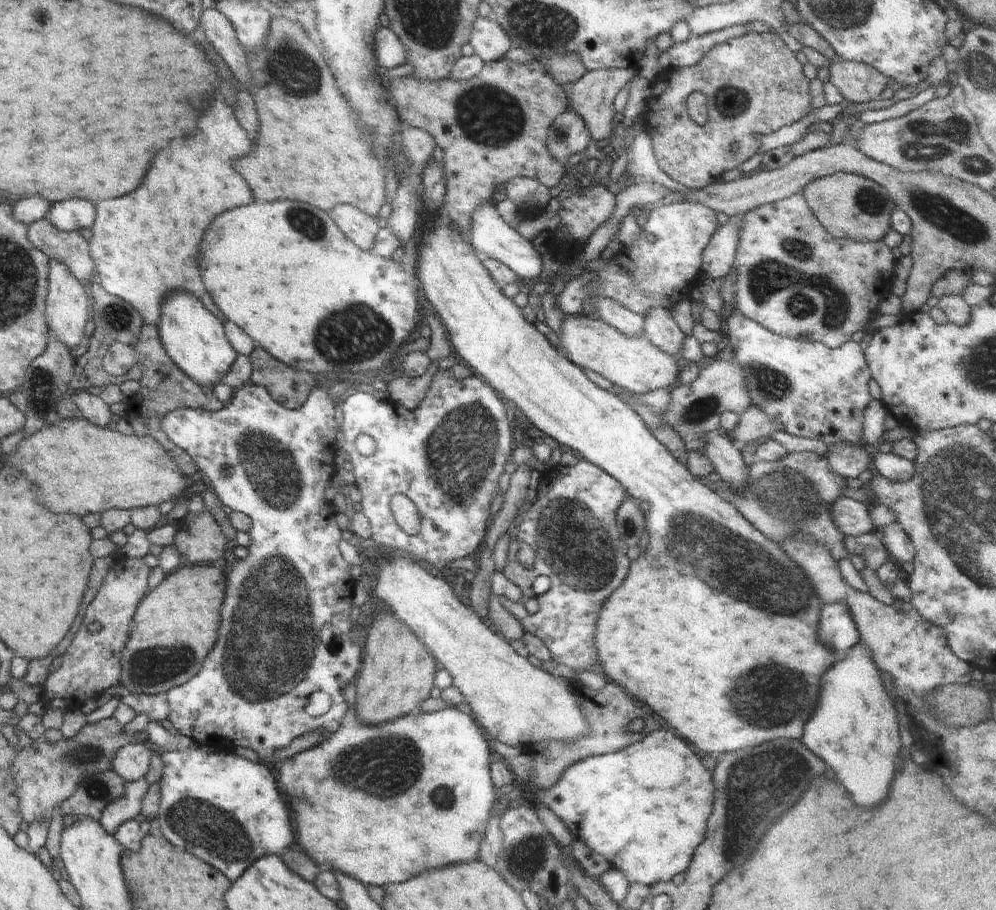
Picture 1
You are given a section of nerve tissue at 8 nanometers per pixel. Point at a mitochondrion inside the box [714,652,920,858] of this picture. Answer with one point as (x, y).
(782, 702)

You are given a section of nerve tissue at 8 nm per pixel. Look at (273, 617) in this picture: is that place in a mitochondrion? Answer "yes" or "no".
yes

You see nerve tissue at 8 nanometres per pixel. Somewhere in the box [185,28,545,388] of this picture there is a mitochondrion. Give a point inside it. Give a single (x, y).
(357, 333)

